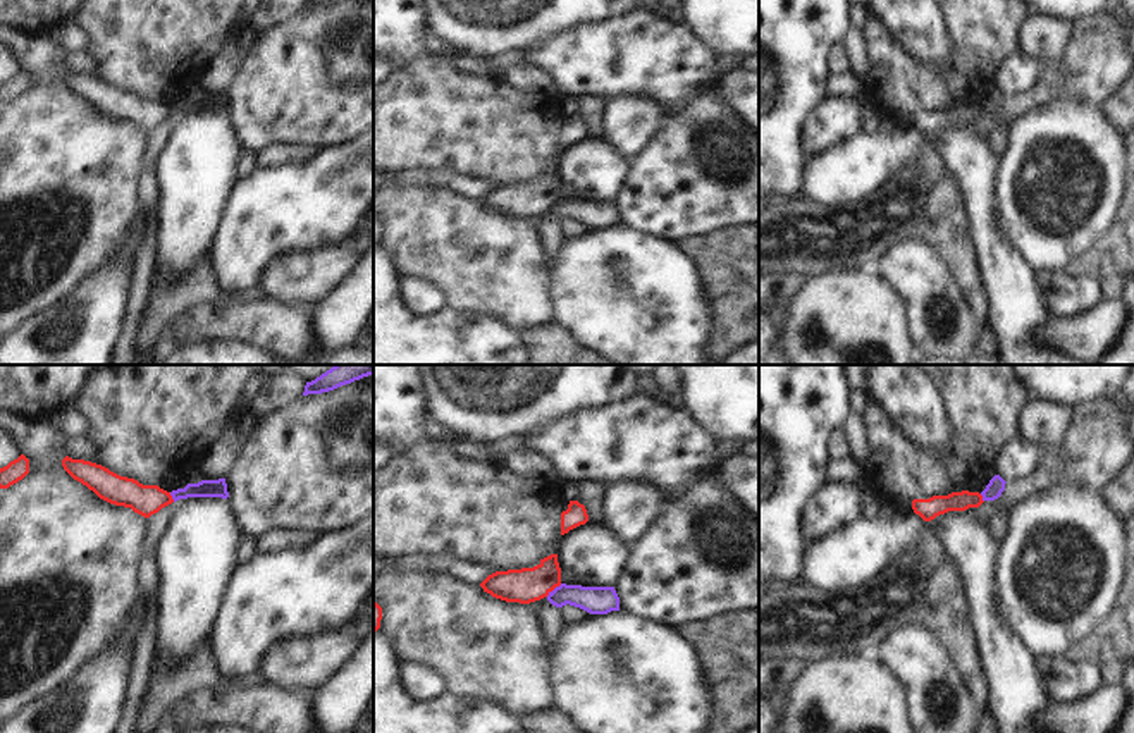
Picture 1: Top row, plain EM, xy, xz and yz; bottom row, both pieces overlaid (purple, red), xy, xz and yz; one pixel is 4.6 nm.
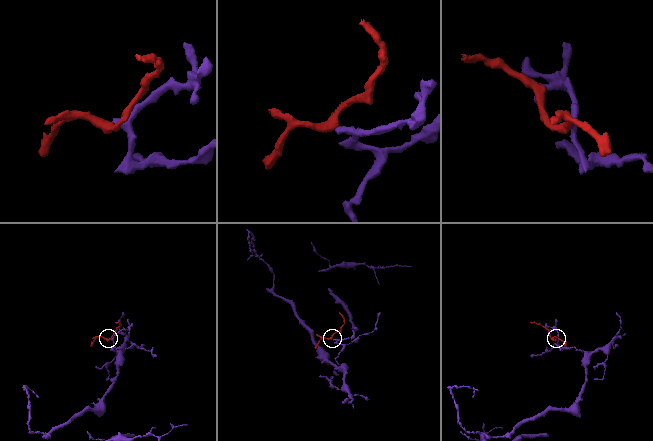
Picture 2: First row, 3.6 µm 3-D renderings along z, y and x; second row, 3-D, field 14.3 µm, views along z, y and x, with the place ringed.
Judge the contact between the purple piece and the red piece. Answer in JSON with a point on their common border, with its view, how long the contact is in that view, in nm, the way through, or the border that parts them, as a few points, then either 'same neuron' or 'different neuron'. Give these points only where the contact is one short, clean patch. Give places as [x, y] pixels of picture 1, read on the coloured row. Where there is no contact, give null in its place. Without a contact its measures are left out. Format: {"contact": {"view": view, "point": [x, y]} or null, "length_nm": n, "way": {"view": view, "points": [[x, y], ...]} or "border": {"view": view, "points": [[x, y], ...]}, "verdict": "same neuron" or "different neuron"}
{"contact": {"view": "xz", "point": [554, 589]}, "length_nm": 100, "border": {"view": "xz", "points": [[561, 584], [546, 596]]}, "verdict": "different neuron"}

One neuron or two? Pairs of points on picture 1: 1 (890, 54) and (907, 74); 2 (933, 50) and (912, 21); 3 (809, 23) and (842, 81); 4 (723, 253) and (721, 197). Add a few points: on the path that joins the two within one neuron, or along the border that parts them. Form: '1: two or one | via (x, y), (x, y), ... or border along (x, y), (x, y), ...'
1: one | via (892, 59), (902, 69)
2: one | via (931, 43), (919, 28)
3: two | border along (830, 73), (826, 78), (826, 95)
4: two | border along (740, 224), (730, 229), (689, 234), (684, 240)

